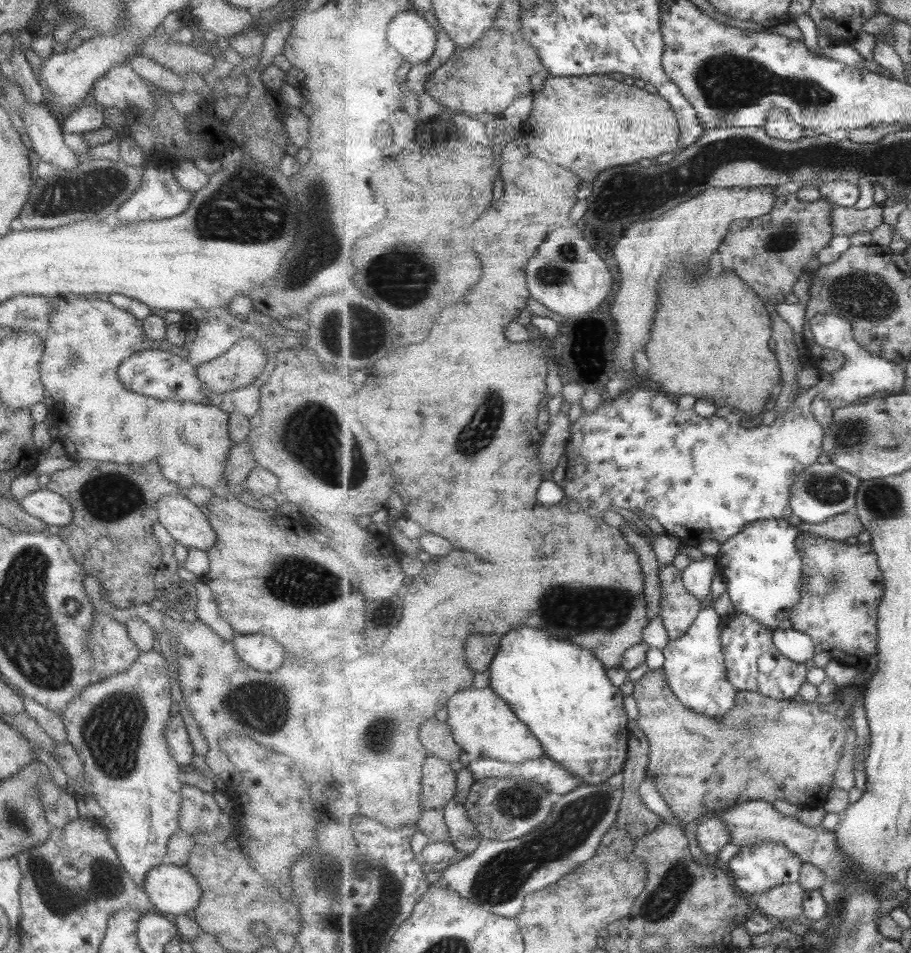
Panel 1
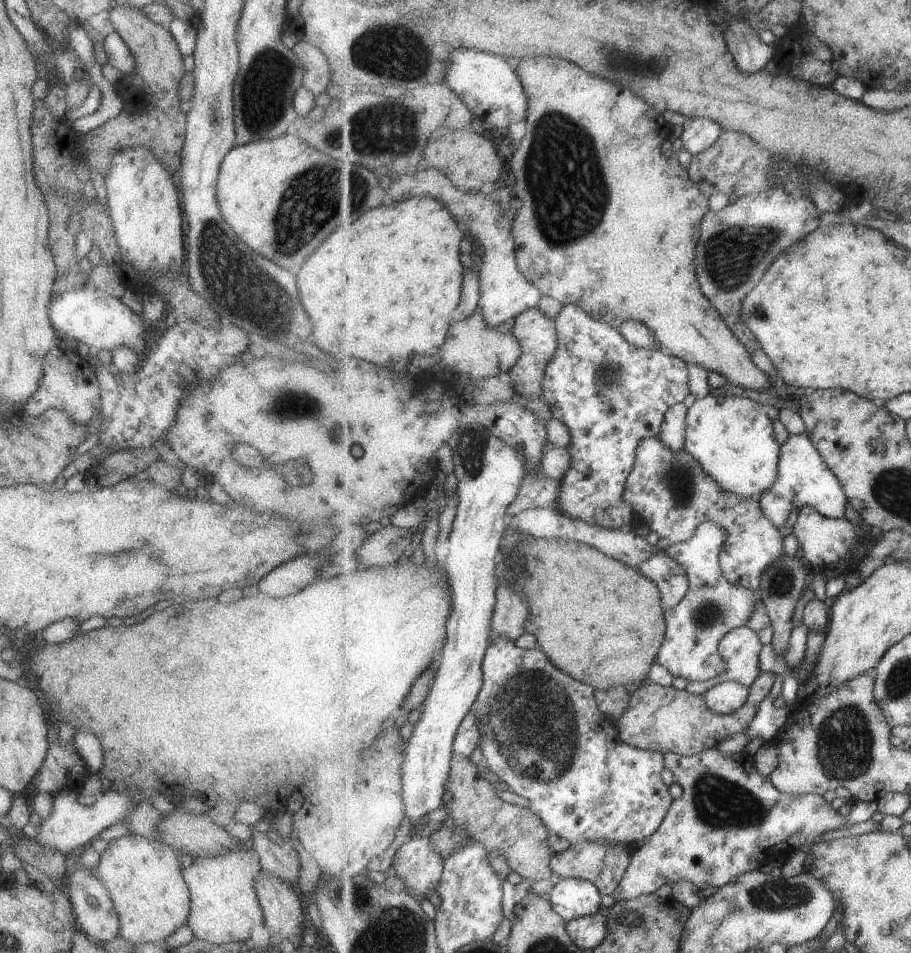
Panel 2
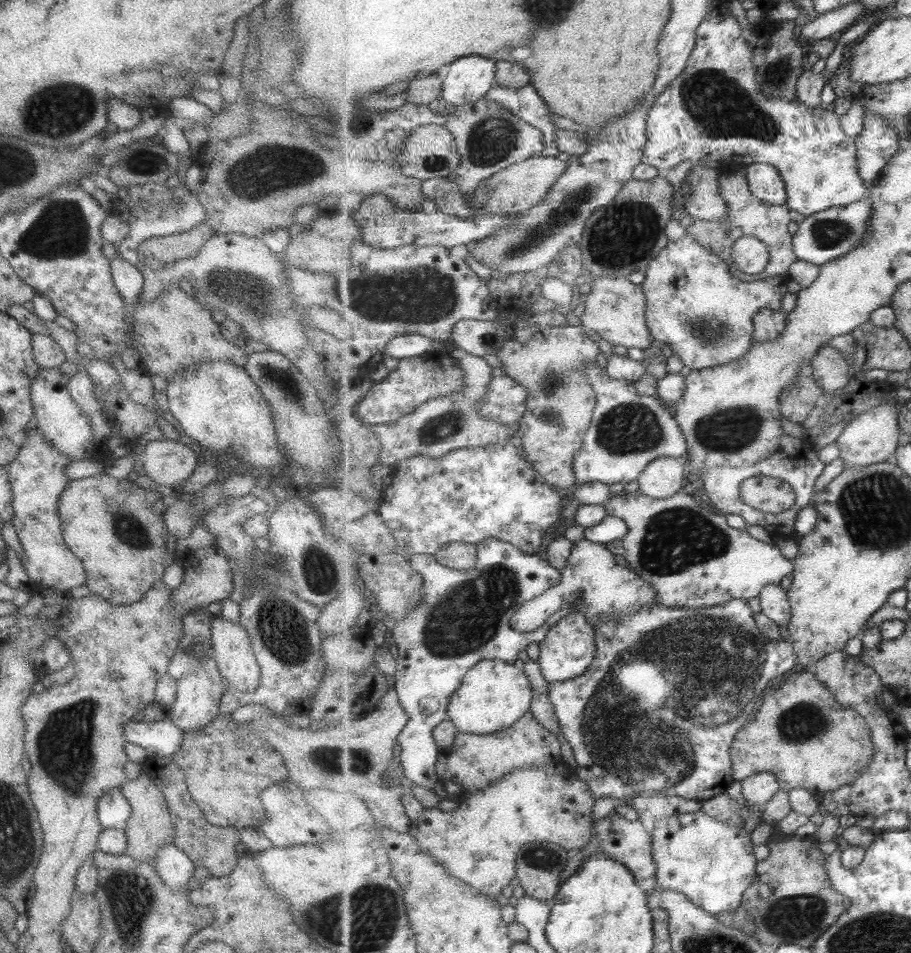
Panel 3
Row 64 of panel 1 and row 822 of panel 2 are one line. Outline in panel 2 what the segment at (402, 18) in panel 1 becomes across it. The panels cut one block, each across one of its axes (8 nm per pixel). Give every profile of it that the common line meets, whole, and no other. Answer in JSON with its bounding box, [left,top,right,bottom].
[402,424,530,828]

